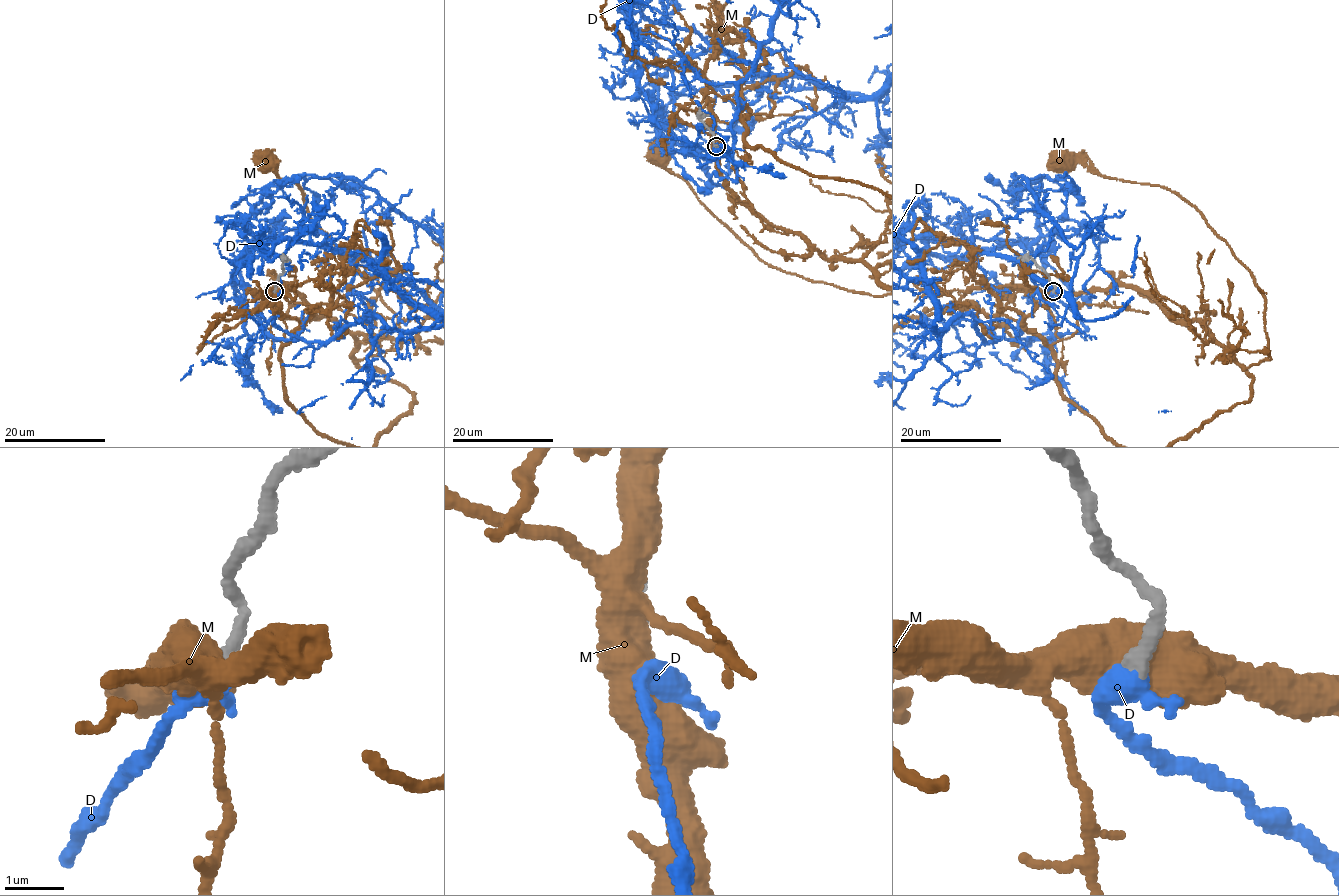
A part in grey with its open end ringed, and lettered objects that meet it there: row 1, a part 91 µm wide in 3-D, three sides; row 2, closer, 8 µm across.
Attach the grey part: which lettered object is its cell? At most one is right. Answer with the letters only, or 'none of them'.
D

